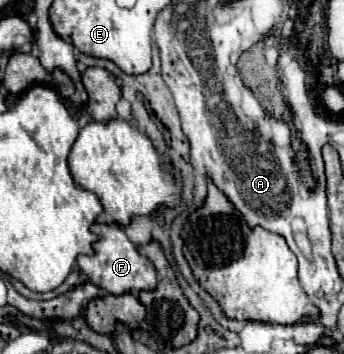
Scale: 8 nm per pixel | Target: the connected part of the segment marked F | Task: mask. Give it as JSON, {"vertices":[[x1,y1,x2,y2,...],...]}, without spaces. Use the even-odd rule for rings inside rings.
{"vertices":[[95,222,91,226,91,231,98,236,98,241,94,243,94,255,78,257,78,267,96,287,100,287,112,295,152,291,156,287,154,265,138,253,136,245,128,239,128,235,124,233,122,227]]}

